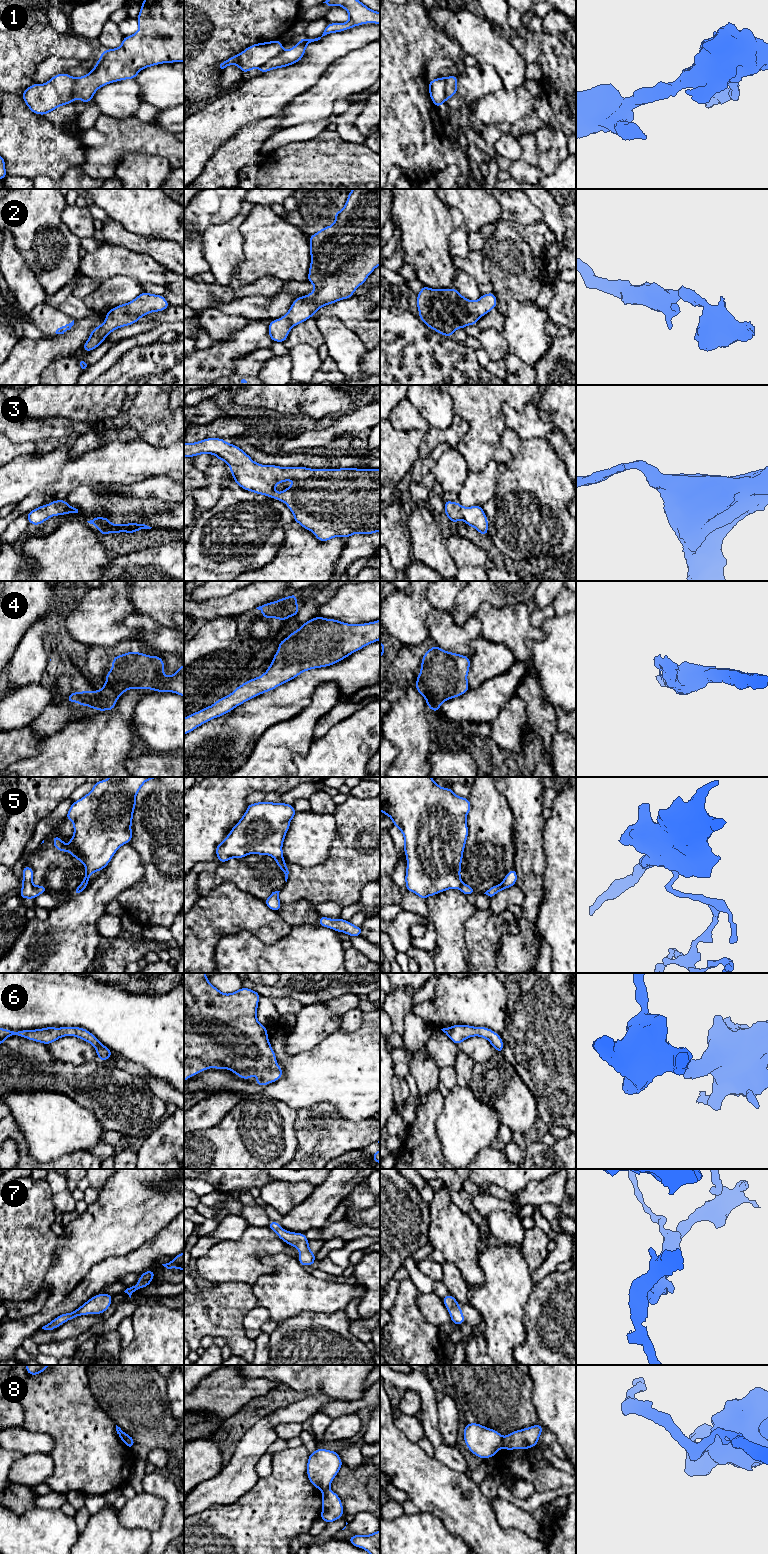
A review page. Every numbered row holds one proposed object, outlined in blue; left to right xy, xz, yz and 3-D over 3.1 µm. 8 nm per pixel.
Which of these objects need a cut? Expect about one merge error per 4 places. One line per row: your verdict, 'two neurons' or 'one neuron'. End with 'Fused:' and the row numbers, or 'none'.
1: two neurons
2: one neuron
3: one neuron
4: one neuron
5: two neurons
6: one neuron
7: one neuron
8: two neurons
Fused: 1, 5, 8

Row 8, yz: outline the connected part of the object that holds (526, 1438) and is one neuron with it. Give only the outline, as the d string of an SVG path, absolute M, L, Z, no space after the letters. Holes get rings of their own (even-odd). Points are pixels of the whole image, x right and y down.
M539 1423L525 1429L516 1430L504 1437L503 1448L505 1450L514 1450L535 1447L542 1431L543 1427Z

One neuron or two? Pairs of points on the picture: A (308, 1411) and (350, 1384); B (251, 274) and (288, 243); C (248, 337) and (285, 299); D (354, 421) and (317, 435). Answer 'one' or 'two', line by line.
A: two
B: one
C: two
D: one

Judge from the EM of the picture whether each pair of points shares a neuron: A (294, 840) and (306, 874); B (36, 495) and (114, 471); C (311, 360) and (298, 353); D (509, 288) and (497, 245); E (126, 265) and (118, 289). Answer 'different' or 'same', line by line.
A: different
B: different
C: same
D: same
E: different

